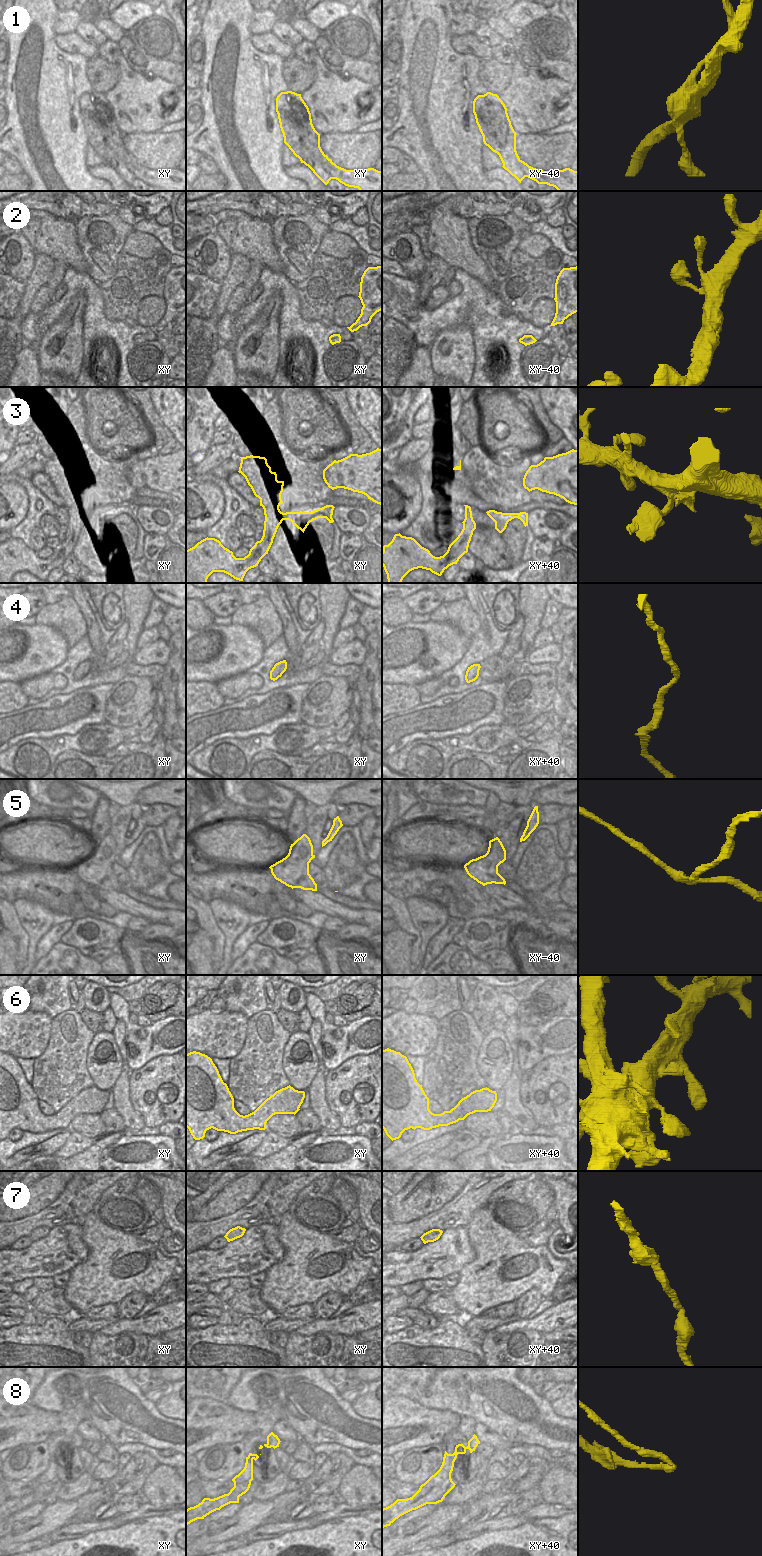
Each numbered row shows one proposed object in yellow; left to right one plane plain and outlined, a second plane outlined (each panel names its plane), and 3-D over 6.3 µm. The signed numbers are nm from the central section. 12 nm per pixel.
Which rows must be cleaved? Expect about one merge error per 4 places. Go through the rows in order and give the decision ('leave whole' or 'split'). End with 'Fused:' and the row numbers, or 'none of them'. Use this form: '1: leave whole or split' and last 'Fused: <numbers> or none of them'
1: split
2: leave whole
3: leave whole
4: leave whole
5: split
6: leave whole
7: leave whole
8: split
Fused: 1, 5, 8

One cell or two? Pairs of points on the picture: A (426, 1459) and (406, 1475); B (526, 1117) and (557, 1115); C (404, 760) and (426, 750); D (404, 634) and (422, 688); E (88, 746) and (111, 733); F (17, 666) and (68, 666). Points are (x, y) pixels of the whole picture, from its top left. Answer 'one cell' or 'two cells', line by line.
A: one cell
B: two cells
C: one cell
D: two cells
E: one cell
F: two cells

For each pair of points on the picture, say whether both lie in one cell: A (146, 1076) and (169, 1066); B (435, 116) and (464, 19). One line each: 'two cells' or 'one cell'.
A: one cell
B: two cells

